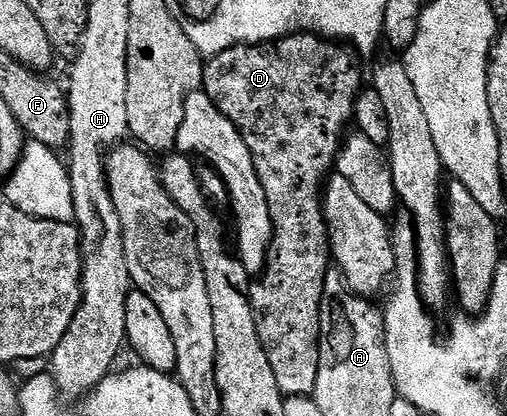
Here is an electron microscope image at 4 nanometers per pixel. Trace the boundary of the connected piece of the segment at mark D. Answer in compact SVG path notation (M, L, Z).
M294 33L286 35L284 39L275 39L272 43L254 45L240 43L238 47L227 49L223 53L212 56L205 63L205 78L203 90L211 101L239 129L243 141L247 141L247 149L251 149L255 161L255 173L259 173L259 181L263 185L263 193L267 193L267 209L271 209L273 222L273 240L269 246L269 256L265 262L265 269L259 278L252 284L249 293L249 302L253 304L253 316L257 322L259 341L264 345L267 361L271 361L271 373L275 373L275 381L279 385L281 394L286 397L295 395L312 396L315 381L319 377L319 349L321 348L321 302L325 296L325 278L331 269L331 252L329 249L329 227L325 223L325 204L323 202L323 184L328 180L334 170L337 157L342 149L343 140L353 123L353 110L357 96L363 90L361 84L361 67L357 64L358 56L348 46L337 41L330 41L312 33Z

